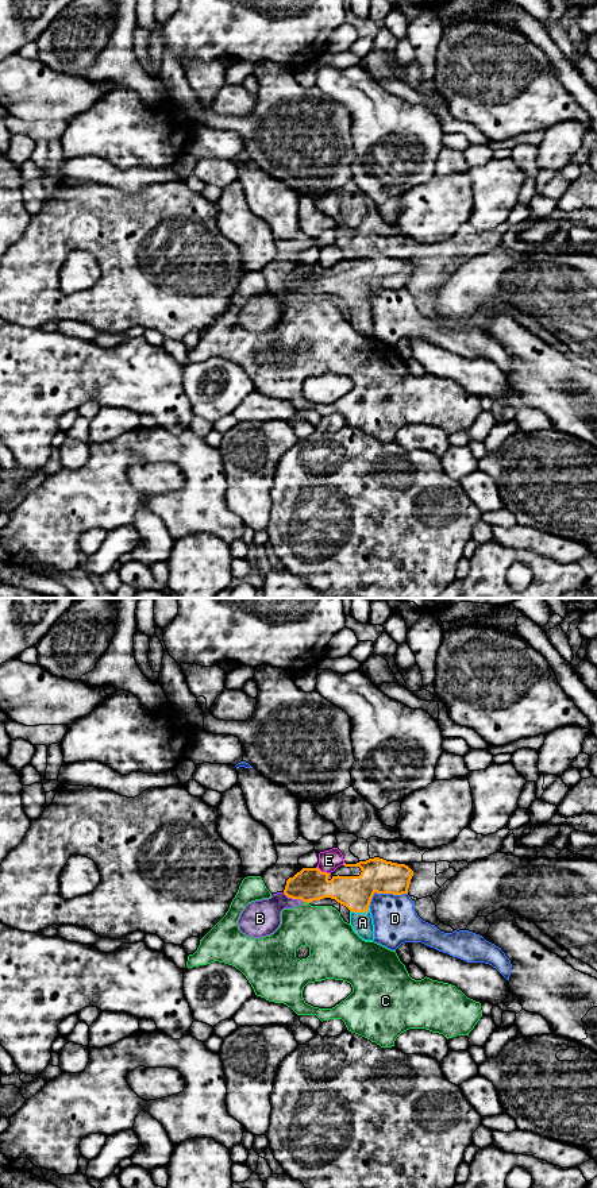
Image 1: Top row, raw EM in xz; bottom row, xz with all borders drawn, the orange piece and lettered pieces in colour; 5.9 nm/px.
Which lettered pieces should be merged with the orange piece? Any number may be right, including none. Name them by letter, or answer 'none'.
A, B

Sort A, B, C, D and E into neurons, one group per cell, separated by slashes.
A B / C / D / E

